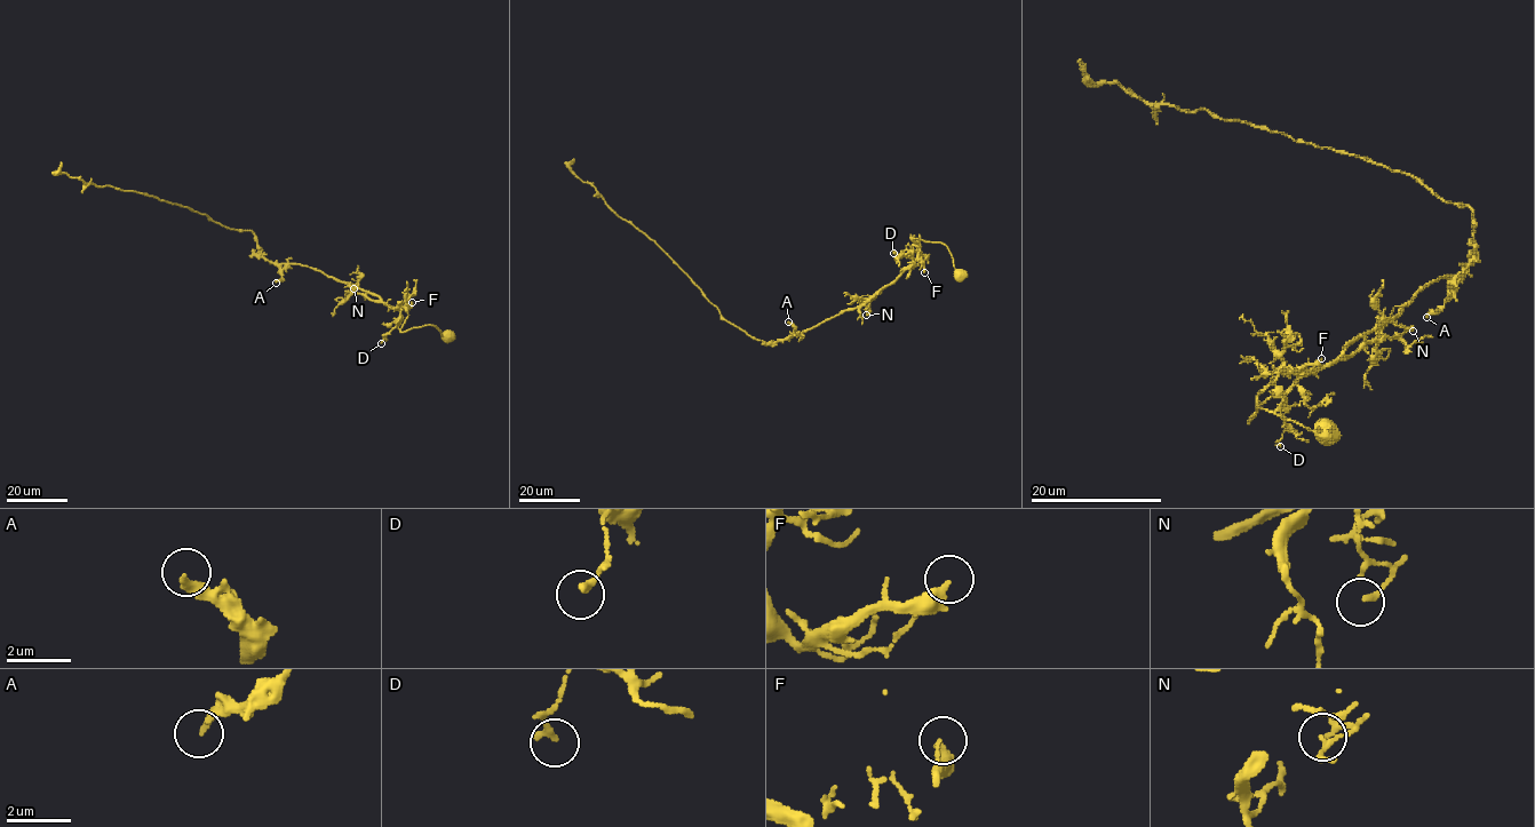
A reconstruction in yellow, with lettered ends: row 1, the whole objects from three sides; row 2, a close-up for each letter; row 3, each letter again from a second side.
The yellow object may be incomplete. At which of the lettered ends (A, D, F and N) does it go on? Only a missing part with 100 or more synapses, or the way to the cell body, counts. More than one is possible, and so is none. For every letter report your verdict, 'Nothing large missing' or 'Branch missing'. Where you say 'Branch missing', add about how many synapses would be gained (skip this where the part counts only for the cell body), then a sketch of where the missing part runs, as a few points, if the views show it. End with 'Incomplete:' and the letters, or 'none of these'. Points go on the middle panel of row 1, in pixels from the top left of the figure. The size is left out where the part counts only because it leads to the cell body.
A: Nothing large missing
D: Nothing large missing
F: Nothing large missing
N: Nothing large missing
Incomplete: none of these

